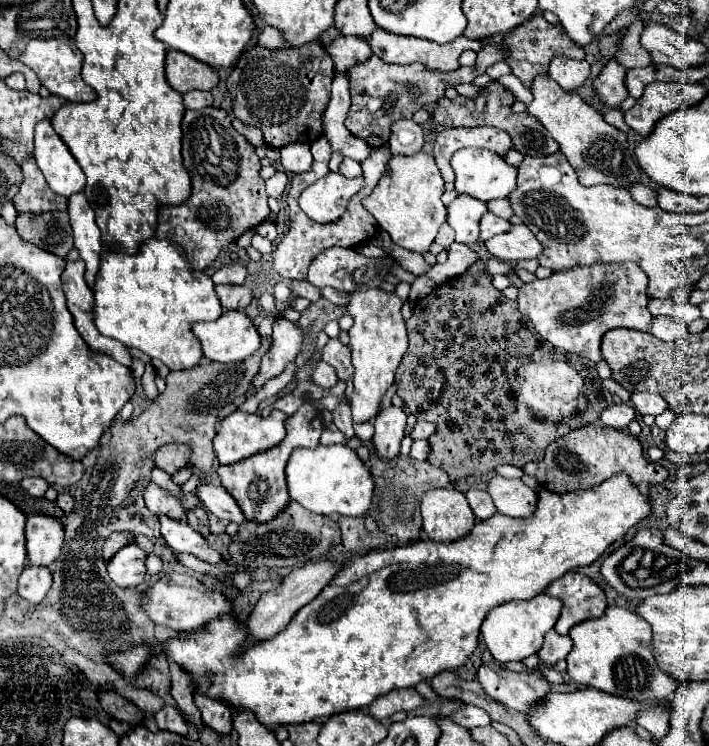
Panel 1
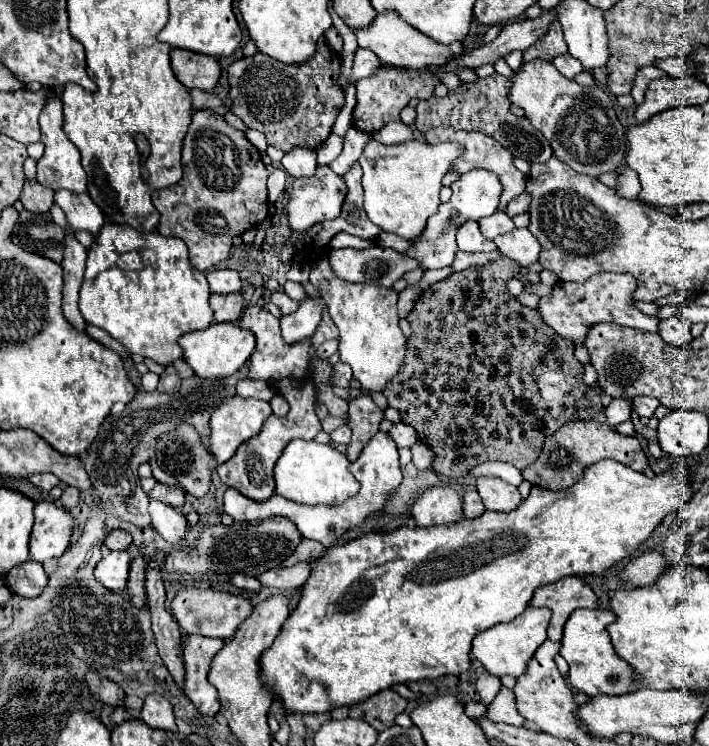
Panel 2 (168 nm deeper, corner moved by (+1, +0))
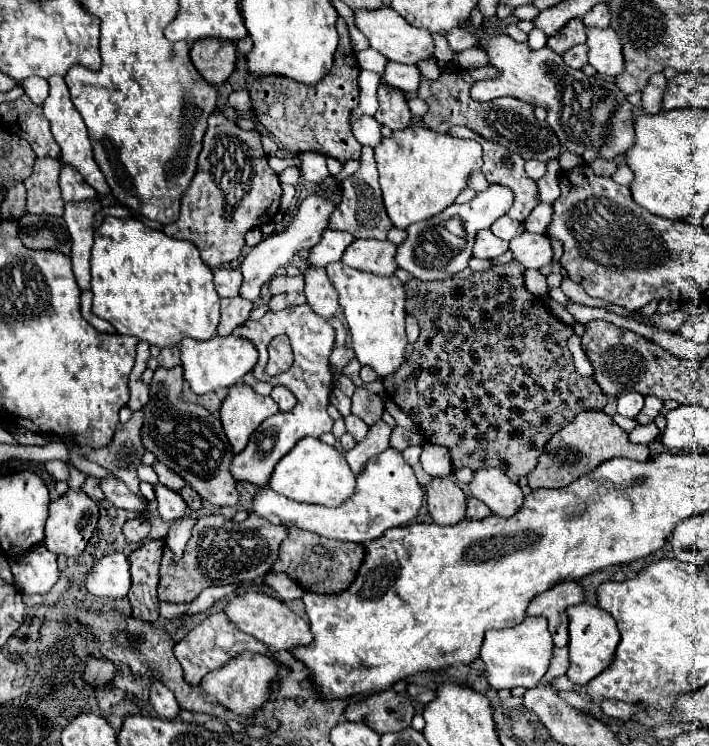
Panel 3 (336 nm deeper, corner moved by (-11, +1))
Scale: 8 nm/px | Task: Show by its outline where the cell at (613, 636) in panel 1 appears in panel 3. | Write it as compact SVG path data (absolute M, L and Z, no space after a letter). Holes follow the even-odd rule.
M588 603L568 607L568 619L570 619L570 627L568 627L570 631L570 643L568 643L570 669L566 675L576 685L588 685L596 675L600 675L600 671L612 665L616 645L620 643L620 633L618 633L618 627L612 615Z

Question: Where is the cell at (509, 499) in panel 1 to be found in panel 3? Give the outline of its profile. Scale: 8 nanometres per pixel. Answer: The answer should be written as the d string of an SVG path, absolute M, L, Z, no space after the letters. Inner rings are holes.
M498 467L478 469L470 483L470 491L498 517L512 517L524 503L520 485L512 483Z

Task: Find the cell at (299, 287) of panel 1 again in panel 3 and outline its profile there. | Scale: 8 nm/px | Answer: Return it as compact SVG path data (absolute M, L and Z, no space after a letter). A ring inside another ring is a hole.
M274 277L270 281L270 293L302 293L304 291L304 279L302 277Z

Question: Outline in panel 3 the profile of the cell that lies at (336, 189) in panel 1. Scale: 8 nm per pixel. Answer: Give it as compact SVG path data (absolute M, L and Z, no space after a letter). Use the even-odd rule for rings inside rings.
M314 189L302 201L302 205L298 207L298 213L296 213L296 217L294 217L294 221L290 223L288 229L284 229L278 235L270 235L266 239L262 239L256 247L250 249L248 257L244 257L244 261L240 265L240 271L244 275L244 283L242 283L240 295L244 299L248 299L248 301L256 301L260 297L262 283L270 281L270 277L276 275L276 269L286 267L298 251L308 251L314 245L318 245L320 239L322 239L324 229L328 229L328 219L330 219L330 215L332 215L334 209L336 209L336 201L332 197L324 197L318 189Z

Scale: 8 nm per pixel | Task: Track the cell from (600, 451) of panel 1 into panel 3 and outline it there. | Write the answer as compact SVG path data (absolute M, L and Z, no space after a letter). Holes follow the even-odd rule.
M582 411L576 415L572 423L560 429L546 445L540 455L540 461L532 473L528 473L528 485L532 489L538 487L564 487L574 483L578 477L588 475L598 465L614 457L628 457L634 461L648 461L650 449L646 445L636 445L628 439L628 433L622 431L612 417L604 411Z

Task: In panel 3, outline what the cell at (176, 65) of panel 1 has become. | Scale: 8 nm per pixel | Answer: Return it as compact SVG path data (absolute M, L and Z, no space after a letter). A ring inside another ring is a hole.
M200 39L192 45L190 59L204 81L222 85L234 71L236 45L224 39Z

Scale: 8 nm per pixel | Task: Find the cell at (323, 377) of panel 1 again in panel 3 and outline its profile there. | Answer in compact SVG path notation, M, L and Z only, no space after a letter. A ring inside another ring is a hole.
M346 415L344 417L344 423L346 423L346 429L348 429L348 433L352 433L354 437L356 437L356 441L362 441L364 437L366 437L366 431L368 431L368 425L360 419L360 417L356 417L356 415Z

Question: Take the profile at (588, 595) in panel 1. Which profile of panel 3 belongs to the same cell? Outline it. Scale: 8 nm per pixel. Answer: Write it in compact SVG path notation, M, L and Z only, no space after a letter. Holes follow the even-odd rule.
M564 581L556 587L540 593L532 599L526 615L544 615L548 619L548 629L552 631L554 645L564 647L568 643L568 617L566 609L580 605L584 601L584 589L578 581Z

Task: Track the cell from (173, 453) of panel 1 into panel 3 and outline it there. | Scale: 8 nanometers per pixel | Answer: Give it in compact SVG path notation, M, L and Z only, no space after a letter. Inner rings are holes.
M158 367L154 371L150 383L150 401L144 407L144 431L142 431L144 445L158 457L158 461L164 461L172 471L182 475L182 479L194 491L198 491L202 499L210 501L216 507L236 505L238 501L236 481L228 471L234 455L222 431L220 419L200 405L180 401L182 387L184 387L182 367L172 369Z

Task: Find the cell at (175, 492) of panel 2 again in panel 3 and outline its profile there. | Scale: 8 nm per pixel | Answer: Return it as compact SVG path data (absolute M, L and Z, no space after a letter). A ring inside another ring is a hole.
M156 461L152 467L154 467L154 471L158 473L158 479L160 479L160 483L162 483L164 487L168 487L168 489L172 489L172 491L180 491L180 489L186 485L184 479L182 479L180 475L176 475L174 471L170 471L164 463Z

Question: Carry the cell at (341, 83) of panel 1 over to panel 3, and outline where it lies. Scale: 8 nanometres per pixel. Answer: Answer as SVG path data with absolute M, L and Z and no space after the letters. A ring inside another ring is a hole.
M408 127L382 139L374 149L384 207L398 229L424 221L454 203L472 171L482 167L482 147L472 139L454 139L426 127Z

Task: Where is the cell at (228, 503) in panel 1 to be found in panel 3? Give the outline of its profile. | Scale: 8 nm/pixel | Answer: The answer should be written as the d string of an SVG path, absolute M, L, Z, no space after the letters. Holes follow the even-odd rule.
M388 447L386 451L368 459L364 471L356 479L356 489L358 491L344 505L334 509L334 507L310 505L310 503L296 503L276 491L270 491L270 487L264 487L254 495L250 513L268 519L274 525L300 527L318 533L326 539L362 543L380 537L390 527L406 525L416 517L422 505L422 489L416 481L416 475L412 467L402 459L402 453L394 447Z

